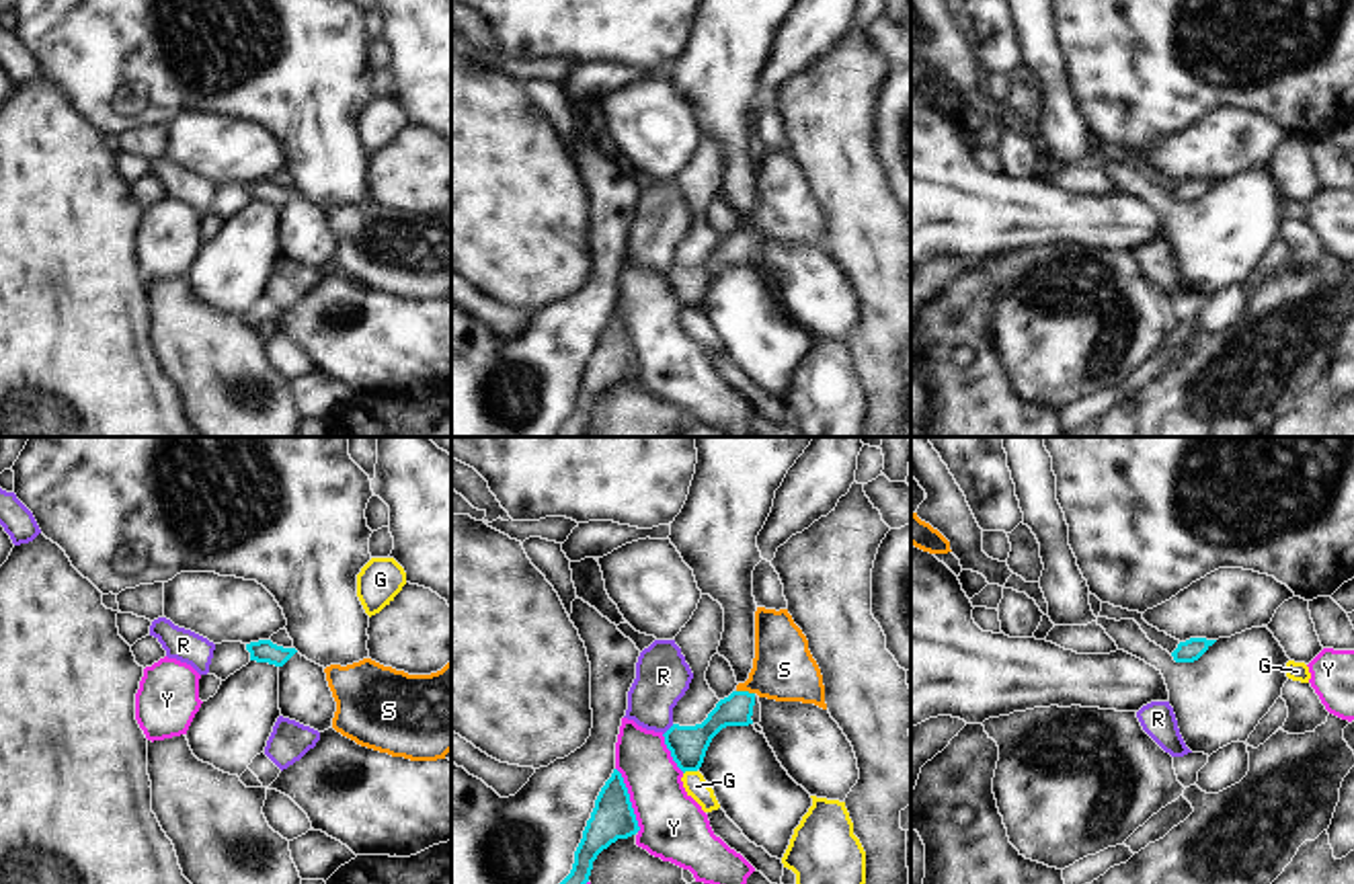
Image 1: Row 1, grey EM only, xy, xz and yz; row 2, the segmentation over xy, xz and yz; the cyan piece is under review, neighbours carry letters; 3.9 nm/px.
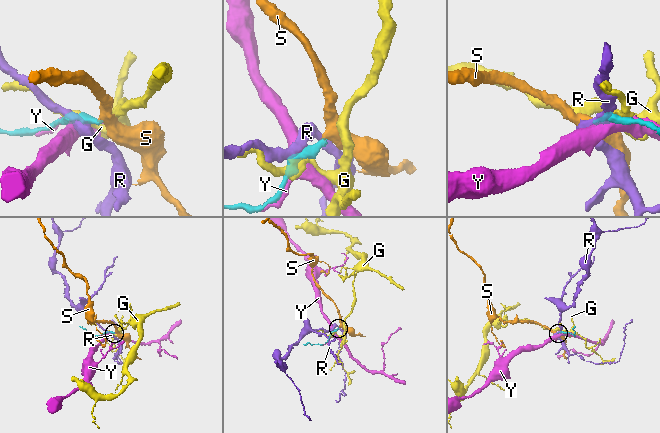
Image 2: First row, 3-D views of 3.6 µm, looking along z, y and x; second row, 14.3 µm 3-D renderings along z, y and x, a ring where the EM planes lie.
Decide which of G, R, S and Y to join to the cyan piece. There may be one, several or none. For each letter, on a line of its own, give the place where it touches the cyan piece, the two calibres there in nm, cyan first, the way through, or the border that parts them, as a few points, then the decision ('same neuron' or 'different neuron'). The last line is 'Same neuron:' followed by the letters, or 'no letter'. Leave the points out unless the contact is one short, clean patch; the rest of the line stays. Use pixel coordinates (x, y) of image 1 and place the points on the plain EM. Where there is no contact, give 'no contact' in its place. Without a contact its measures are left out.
G: xz (690, 310) | 150/90 nm | different neuron
R: xz (667, 271) | 150/200 nm | along xz (673, 265), (663, 275) | different neuron
S: xz (745, 232) | 130/240 nm | across xz (735, 251), (745, 232), (784, 210) | same neuron
Y: xz (628, 341) | 170/260 nm | different neuron
Same neuron: S

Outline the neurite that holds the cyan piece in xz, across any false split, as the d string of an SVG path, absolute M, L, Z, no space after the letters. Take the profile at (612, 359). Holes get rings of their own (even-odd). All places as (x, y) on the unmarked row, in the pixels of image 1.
M618 310L601 328L591 359L583 371L583 379L574 392L570 414L558 425L556 437L583 437L589 423L593 402L618 379L628 379L640 371L628 328Z

